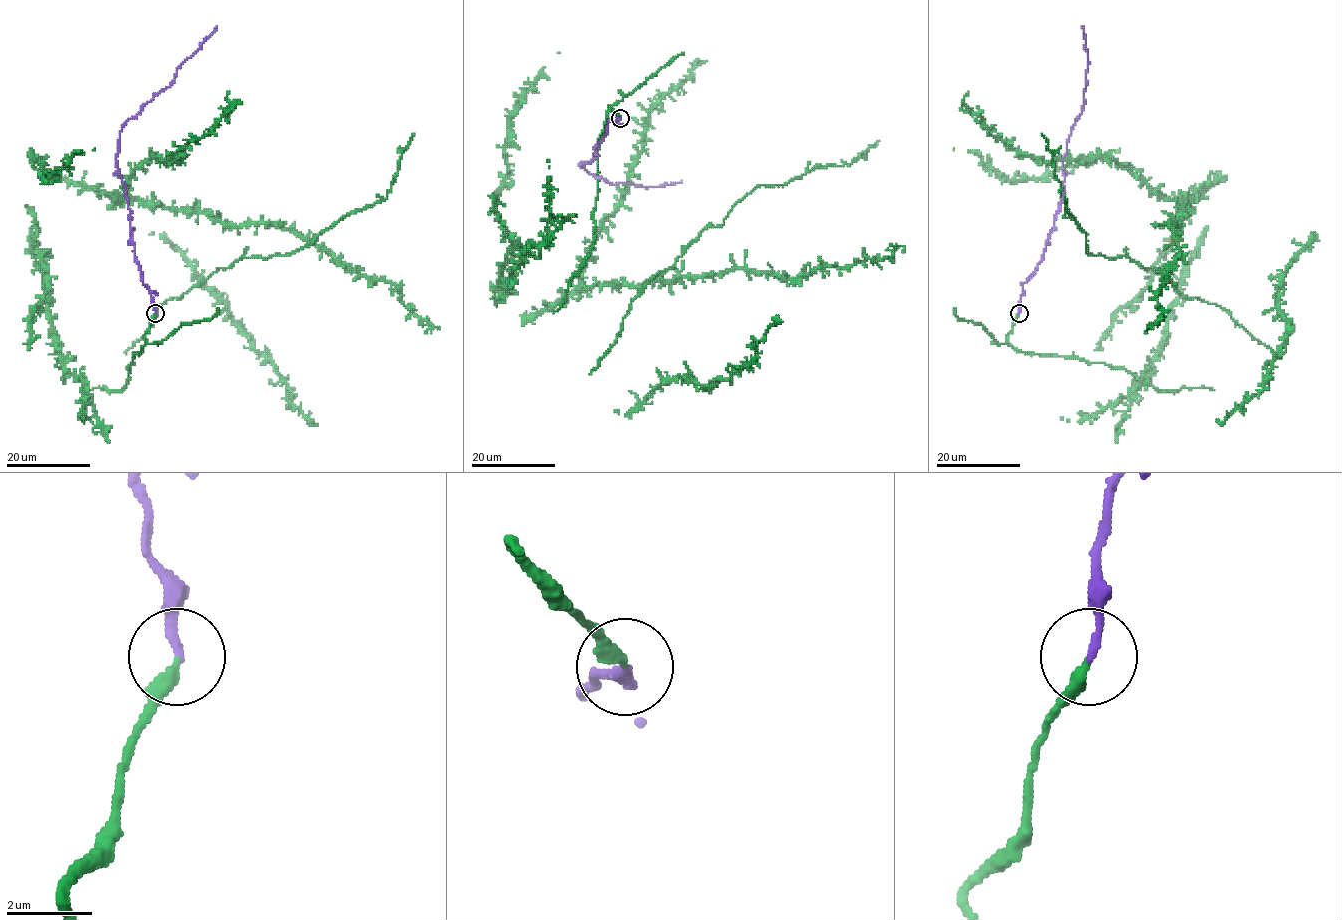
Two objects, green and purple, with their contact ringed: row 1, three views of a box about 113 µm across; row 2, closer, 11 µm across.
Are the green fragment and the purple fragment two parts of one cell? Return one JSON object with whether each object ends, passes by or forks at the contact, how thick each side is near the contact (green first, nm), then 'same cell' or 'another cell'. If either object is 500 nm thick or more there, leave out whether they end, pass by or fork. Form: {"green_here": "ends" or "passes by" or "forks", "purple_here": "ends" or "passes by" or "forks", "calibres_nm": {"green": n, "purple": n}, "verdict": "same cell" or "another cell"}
{"green_here": "ends", "purple_here": "ends", "calibres_nm": {"green": 280, "purple": 190}, "verdict": "same cell"}

